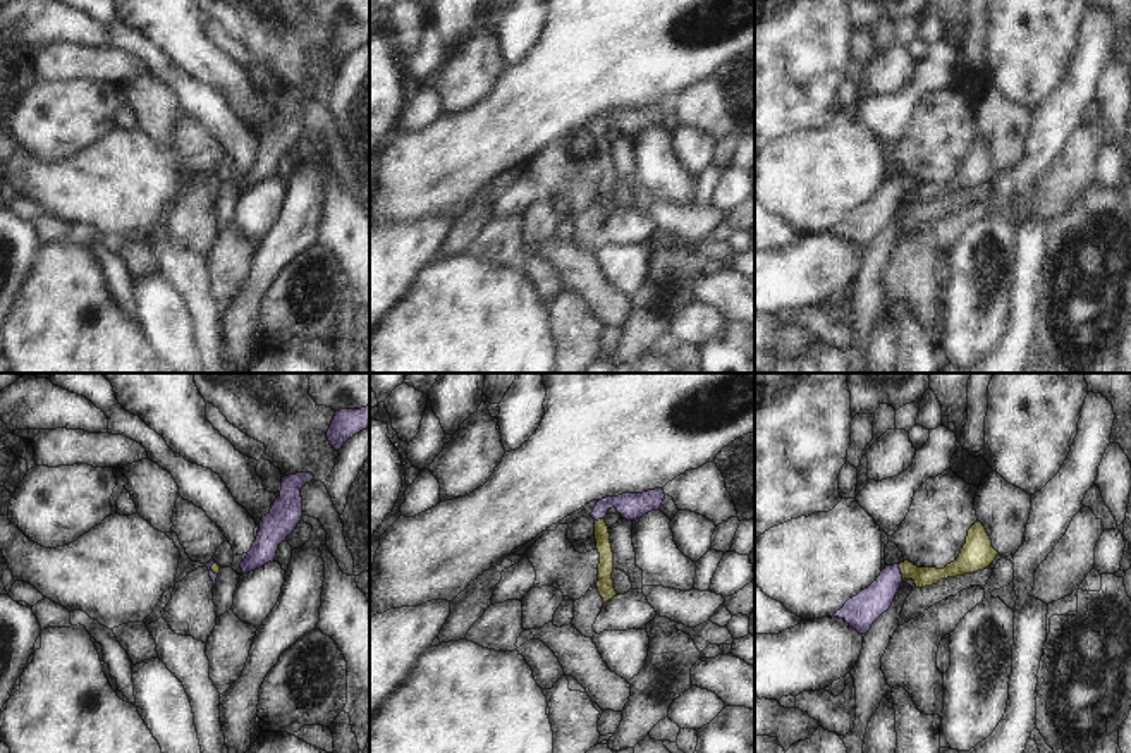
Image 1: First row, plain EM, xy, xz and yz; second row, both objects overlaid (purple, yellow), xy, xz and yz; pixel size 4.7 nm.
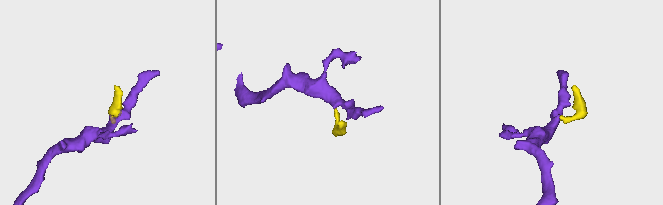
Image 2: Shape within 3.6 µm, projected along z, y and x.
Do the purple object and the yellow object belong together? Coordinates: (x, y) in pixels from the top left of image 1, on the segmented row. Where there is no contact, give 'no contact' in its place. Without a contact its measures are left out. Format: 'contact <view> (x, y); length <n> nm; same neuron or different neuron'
contact yz (899, 571); length 80 nm; same neuron

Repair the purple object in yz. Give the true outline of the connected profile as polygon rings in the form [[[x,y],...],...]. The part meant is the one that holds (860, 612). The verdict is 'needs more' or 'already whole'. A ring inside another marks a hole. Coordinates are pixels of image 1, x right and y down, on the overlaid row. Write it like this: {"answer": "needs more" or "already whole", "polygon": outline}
{"answer": "needs more", "polygon": [[[976,521],[966,536],[959,557],[944,569],[918,567],[909,560],[885,566],[880,576],[856,597],[849,598],[832,617],[844,619],[849,628],[866,634],[871,624],[890,609],[901,583],[913,579],[916,588],[937,585],[940,579],[973,574],[987,569],[997,557],[985,526]]]}

